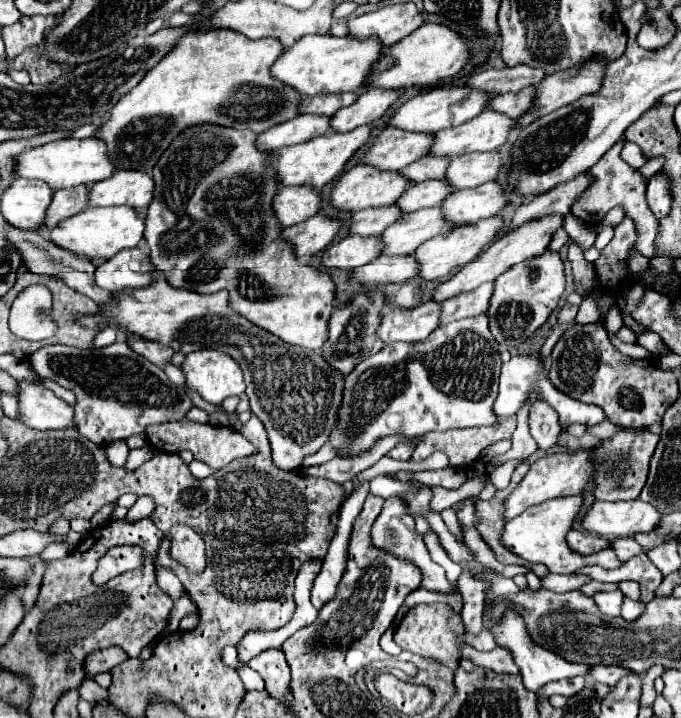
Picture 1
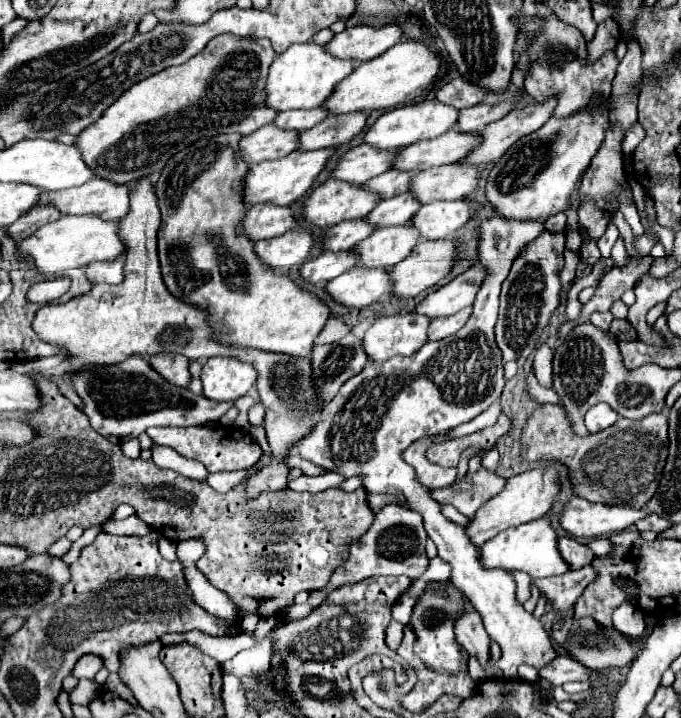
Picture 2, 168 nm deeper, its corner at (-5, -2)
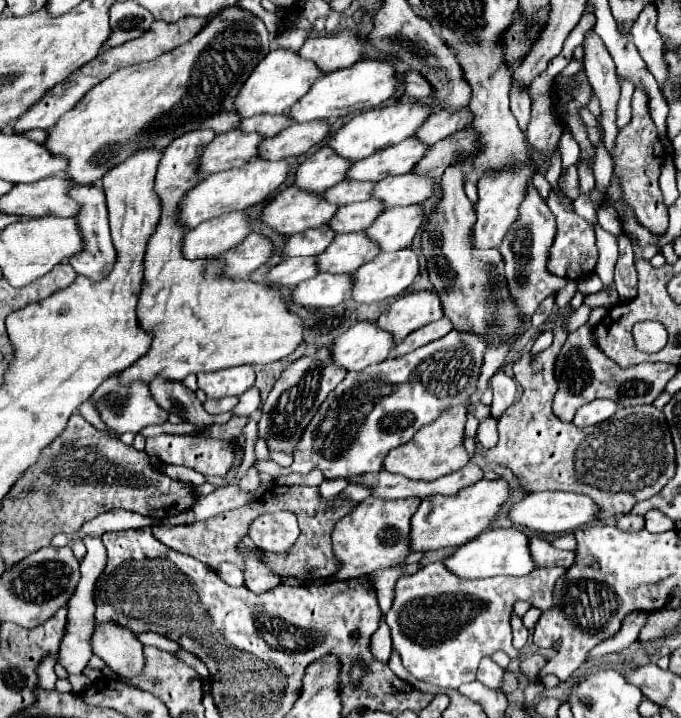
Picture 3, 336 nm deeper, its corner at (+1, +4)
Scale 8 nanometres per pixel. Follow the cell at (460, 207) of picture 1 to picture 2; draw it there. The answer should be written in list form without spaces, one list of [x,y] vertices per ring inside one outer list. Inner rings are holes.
[[[452,200],[452,202],[432,202],[424,204],[416,216],[410,220],[422,234],[424,240],[450,238],[458,228],[462,228],[480,208],[474,200]]]

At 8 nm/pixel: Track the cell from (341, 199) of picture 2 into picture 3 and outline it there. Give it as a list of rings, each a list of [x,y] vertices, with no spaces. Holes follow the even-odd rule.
[[[290,186],[262,208],[258,220],[278,234],[292,236],[296,232],[322,226],[336,210],[338,206],[330,206],[330,202],[326,202],[320,194],[310,194]]]

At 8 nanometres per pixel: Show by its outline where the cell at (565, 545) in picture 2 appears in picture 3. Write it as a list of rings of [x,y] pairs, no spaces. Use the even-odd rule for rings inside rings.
[[[540,536],[530,538],[530,554],[534,564],[540,566],[560,566],[560,568],[570,568],[574,564],[574,552],[562,552],[556,550],[548,540]]]

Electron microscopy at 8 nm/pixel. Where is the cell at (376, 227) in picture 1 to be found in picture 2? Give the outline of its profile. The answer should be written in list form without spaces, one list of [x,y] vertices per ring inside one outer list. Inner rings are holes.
[[[364,218],[340,222],[340,224],[332,226],[332,228],[326,232],[324,248],[326,248],[326,250],[332,250],[332,252],[350,250],[350,248],[354,248],[358,242],[366,240],[368,236],[372,236],[374,230],[376,230],[374,224],[368,224],[368,220],[364,220]]]

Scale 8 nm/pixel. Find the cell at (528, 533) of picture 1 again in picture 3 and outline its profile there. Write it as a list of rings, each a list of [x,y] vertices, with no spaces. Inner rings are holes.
[[[494,528],[486,530],[474,540],[458,546],[454,552],[442,558],[442,564],[456,574],[458,578],[478,580],[478,578],[492,578],[492,576],[526,576],[534,570],[534,562],[528,550],[528,536],[516,528]]]

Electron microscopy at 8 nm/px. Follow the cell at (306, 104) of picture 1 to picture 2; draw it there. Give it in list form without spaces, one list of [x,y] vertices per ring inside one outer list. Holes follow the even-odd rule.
[[[320,106],[320,108],[310,108],[310,110],[288,110],[288,112],[280,112],[276,116],[276,126],[284,128],[284,130],[310,130],[312,126],[320,124],[324,118],[328,118],[330,112]]]

